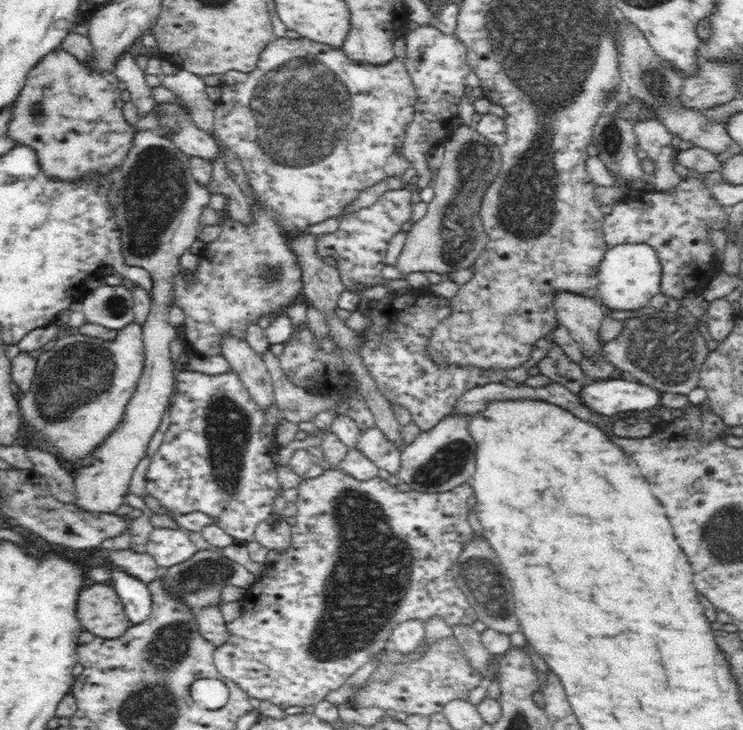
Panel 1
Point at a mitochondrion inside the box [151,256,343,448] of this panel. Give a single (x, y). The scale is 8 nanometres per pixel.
(271, 273)

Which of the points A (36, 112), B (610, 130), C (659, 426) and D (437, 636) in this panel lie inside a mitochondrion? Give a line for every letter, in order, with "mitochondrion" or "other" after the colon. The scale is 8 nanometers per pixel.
A: mitochondrion
B: mitochondrion
C: other
D: other

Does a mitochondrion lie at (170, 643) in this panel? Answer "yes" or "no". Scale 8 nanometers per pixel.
yes

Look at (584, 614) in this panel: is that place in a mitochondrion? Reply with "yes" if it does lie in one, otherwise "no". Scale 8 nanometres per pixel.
no

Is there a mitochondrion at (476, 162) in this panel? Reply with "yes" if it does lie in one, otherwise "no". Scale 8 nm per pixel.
yes

